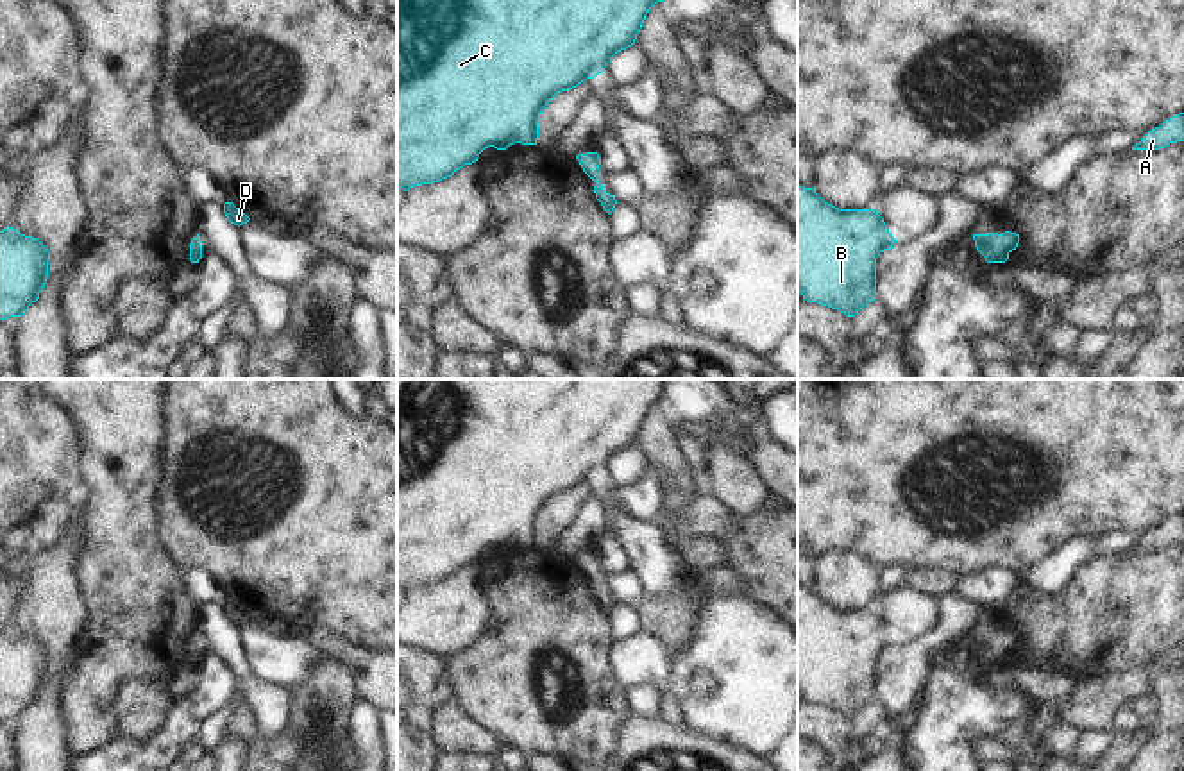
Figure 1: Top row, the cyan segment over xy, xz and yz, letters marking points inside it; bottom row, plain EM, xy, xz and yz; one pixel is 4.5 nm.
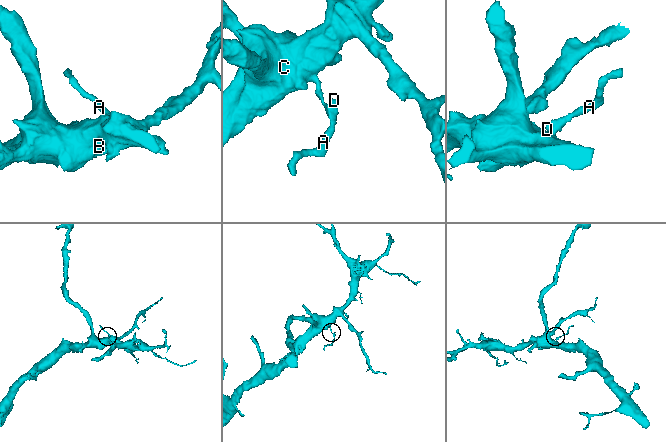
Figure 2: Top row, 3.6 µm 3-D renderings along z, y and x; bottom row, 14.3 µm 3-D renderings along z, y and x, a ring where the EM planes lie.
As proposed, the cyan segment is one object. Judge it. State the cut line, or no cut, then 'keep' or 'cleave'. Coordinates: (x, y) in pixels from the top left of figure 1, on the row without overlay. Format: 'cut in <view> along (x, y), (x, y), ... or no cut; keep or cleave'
no cut; keep

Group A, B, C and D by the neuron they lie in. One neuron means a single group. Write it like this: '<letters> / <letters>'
A B C D

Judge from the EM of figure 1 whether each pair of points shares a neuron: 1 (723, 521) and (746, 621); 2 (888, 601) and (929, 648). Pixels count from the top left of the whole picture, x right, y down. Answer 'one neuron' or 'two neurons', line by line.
1: two neurons
2: two neurons

